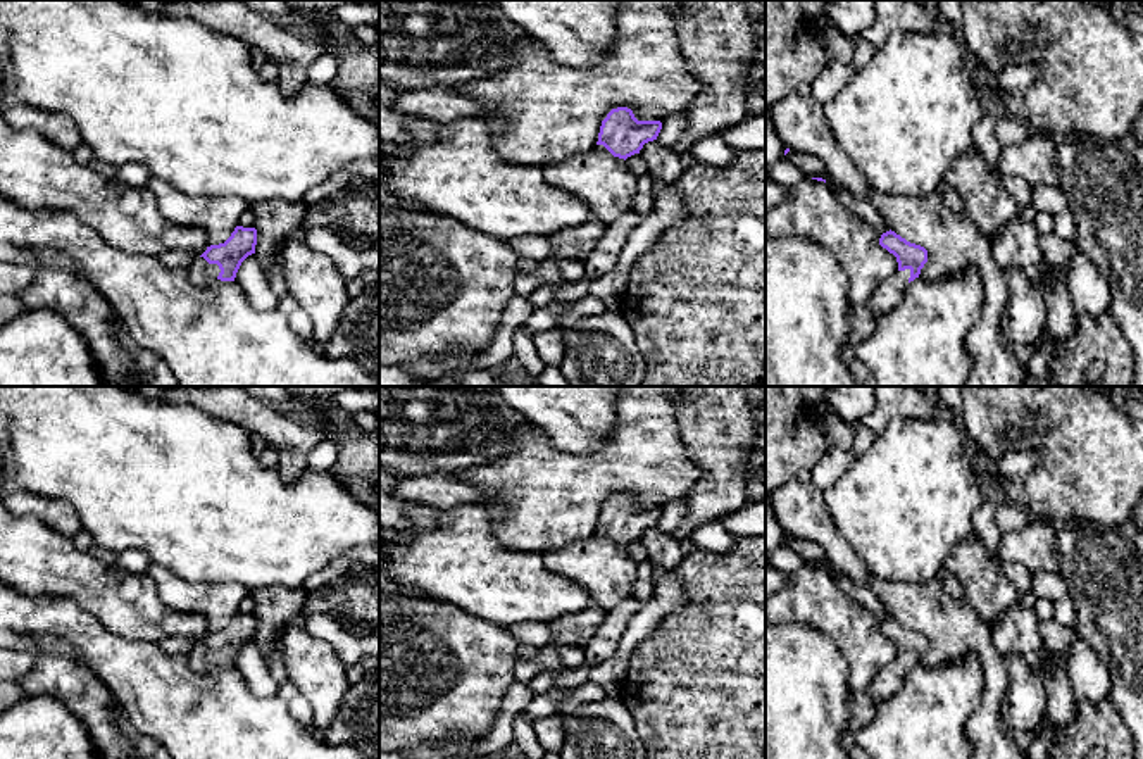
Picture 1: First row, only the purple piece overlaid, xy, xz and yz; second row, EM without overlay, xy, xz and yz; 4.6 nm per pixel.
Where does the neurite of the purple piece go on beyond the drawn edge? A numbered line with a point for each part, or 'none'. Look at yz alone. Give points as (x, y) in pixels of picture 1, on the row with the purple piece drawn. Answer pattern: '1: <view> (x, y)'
1: yz (890, 292)

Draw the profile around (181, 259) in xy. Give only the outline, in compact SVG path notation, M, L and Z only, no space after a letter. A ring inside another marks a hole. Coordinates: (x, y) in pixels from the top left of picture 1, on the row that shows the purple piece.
M188 250L166 252L160 262L171 269L188 269L198 255Z

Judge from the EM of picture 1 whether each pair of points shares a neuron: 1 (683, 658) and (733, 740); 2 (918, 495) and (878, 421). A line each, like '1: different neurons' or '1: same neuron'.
1: same neuron
2: different neurons

